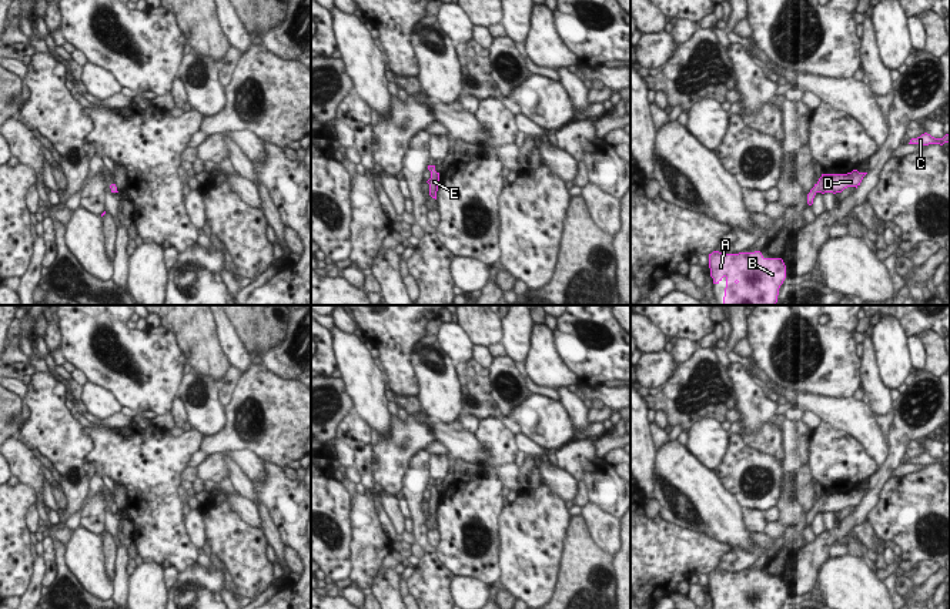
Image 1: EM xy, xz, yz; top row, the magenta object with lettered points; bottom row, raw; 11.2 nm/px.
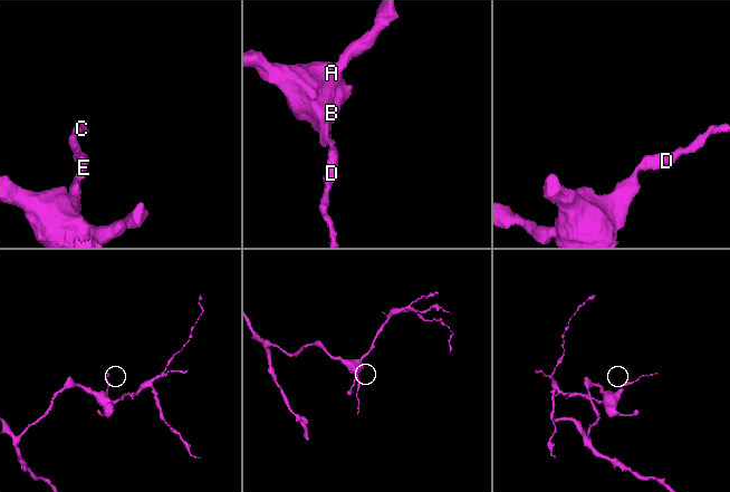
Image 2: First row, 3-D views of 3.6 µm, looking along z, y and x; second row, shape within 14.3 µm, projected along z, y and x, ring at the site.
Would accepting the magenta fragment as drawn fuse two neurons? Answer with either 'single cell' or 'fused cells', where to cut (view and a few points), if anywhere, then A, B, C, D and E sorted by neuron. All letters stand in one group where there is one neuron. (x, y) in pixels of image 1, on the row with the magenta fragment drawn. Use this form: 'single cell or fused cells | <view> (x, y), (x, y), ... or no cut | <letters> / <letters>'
single cell | no cut | A B C D E

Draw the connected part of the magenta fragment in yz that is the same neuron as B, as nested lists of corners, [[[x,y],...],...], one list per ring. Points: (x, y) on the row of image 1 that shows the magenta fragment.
[[[760,251],[709,254],[713,284],[726,278],[723,302],[719,305],[776,305],[786,278],[782,258],[765,258]]]

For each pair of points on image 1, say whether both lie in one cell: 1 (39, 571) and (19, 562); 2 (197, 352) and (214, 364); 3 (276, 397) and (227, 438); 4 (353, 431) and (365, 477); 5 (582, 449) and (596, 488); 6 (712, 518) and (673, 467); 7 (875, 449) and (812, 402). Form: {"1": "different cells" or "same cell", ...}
{"1": "different cells", "2": "same cell", "3": "same cell", "4": "same cell", "5": "same cell", "6": "same cell", "7": "same cell"}

